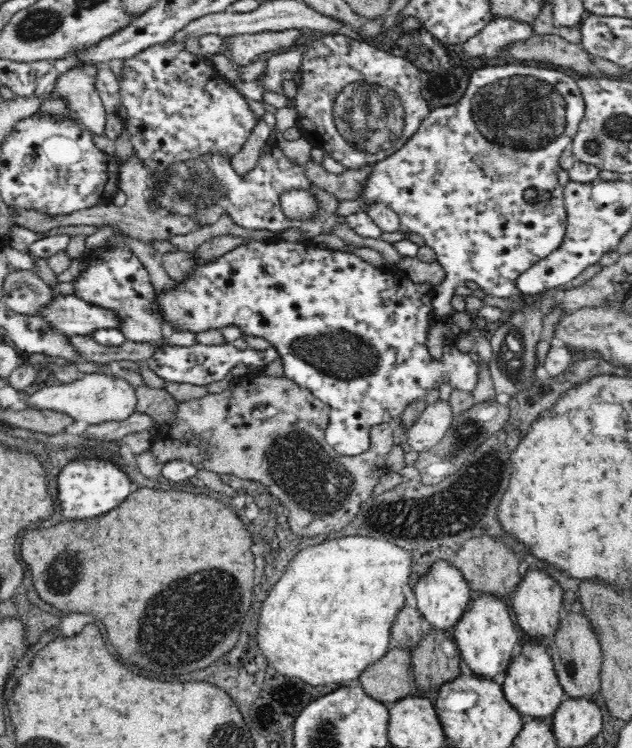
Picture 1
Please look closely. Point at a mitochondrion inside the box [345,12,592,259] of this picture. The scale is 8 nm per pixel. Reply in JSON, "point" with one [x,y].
{"point":[524,111]}

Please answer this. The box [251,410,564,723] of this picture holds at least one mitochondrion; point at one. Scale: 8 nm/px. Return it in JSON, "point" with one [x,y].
{"point":[298,463]}

